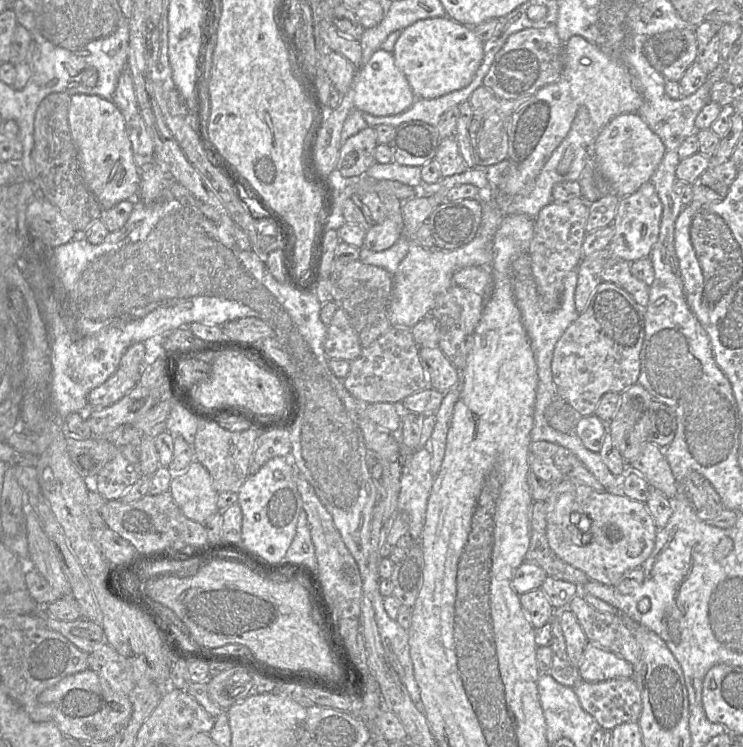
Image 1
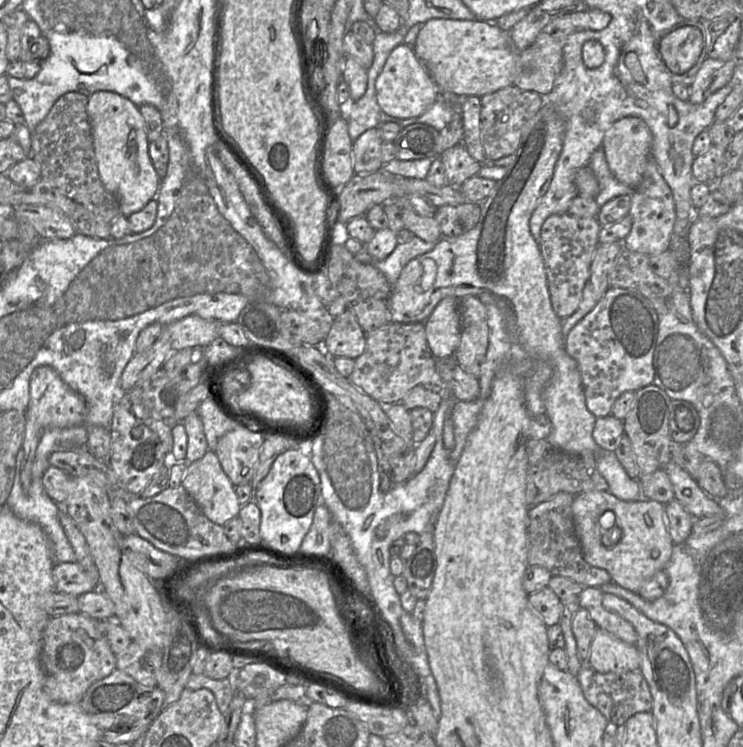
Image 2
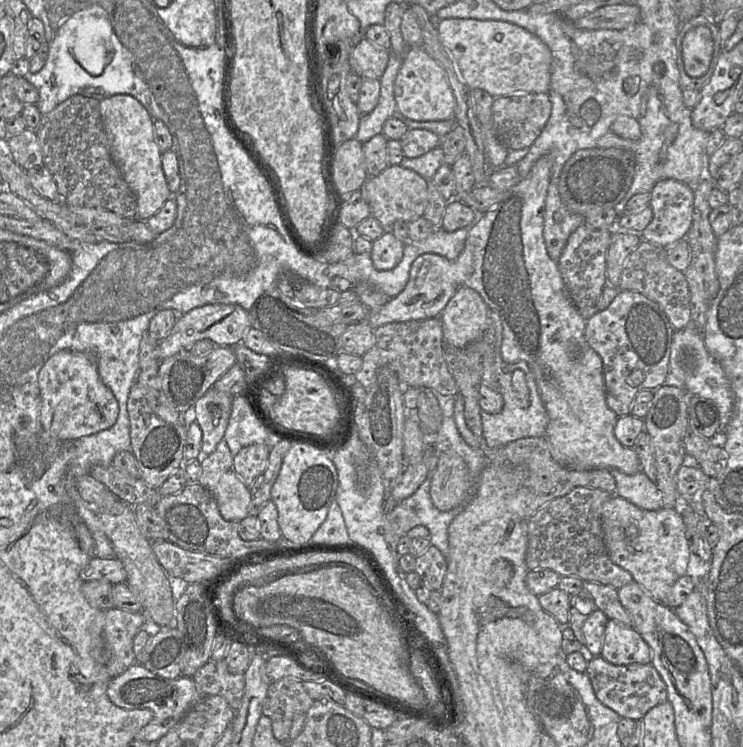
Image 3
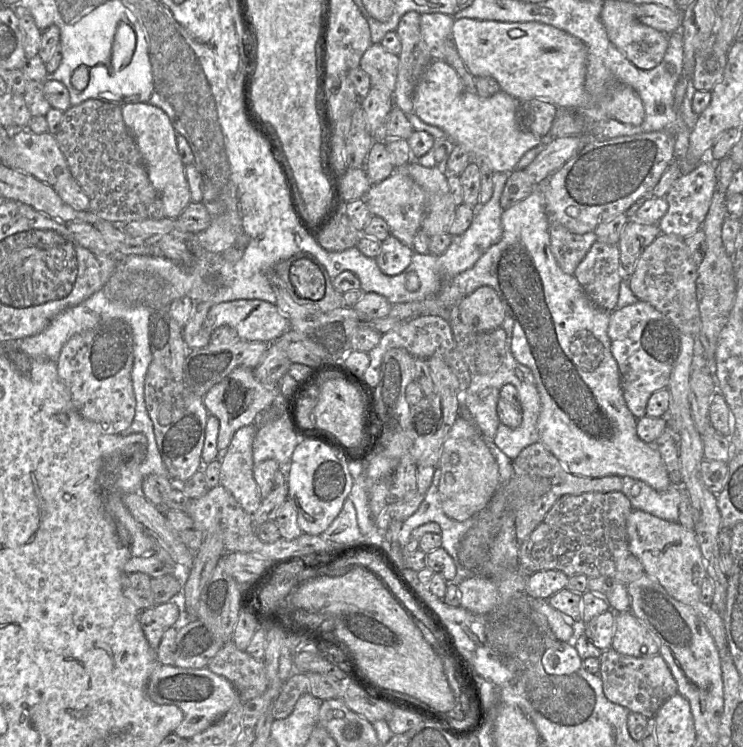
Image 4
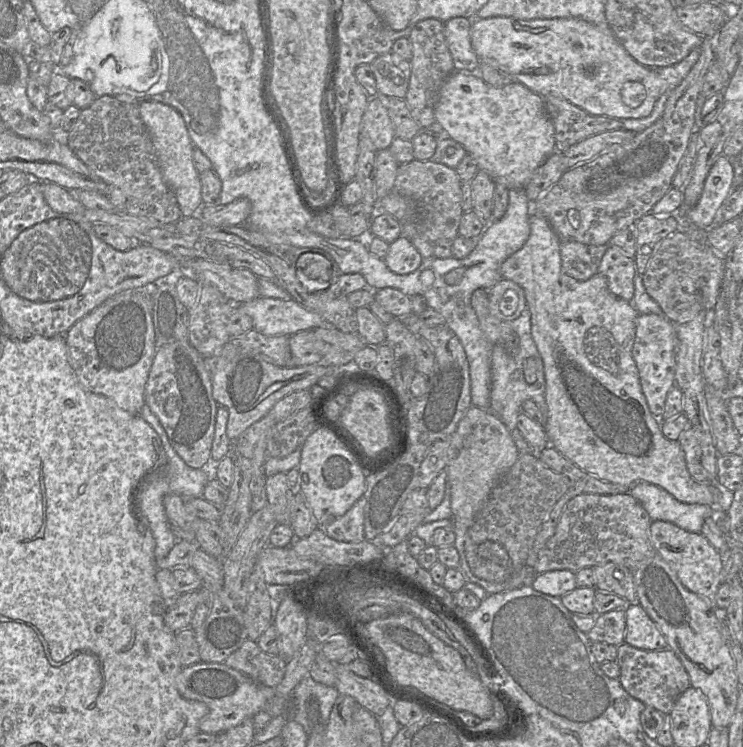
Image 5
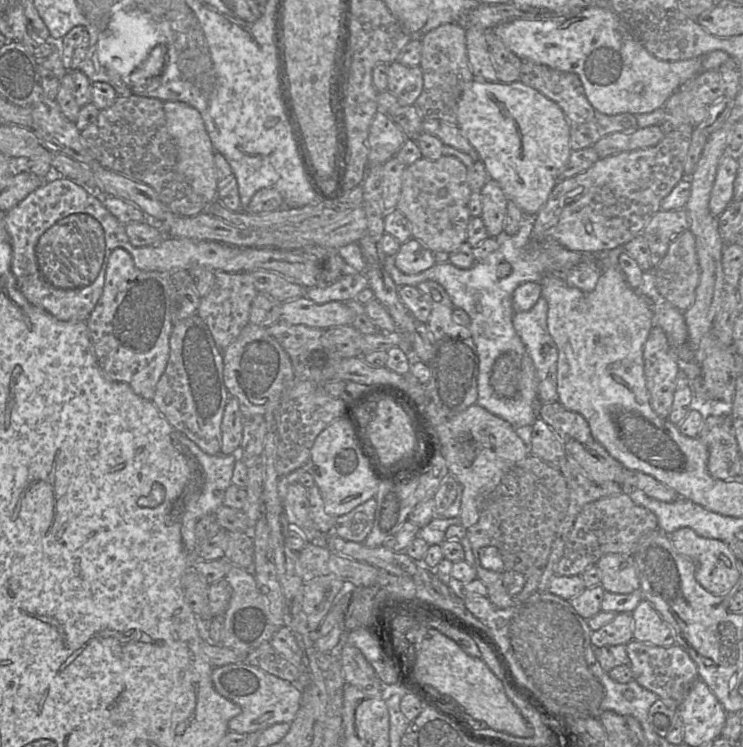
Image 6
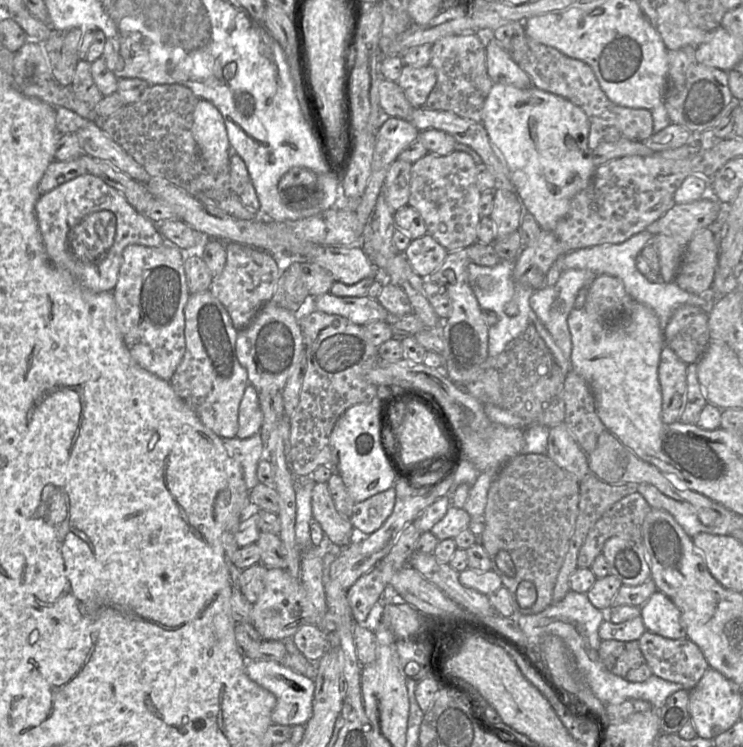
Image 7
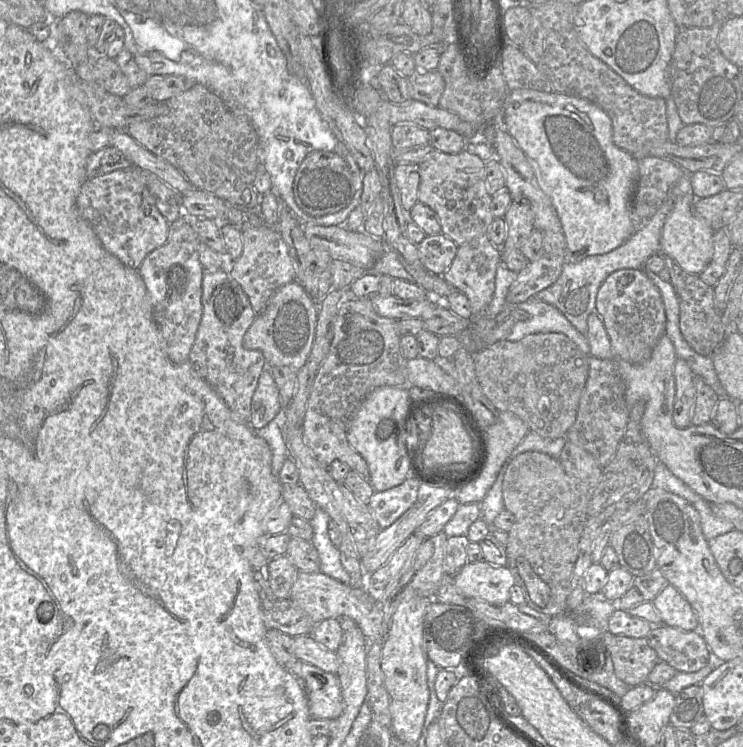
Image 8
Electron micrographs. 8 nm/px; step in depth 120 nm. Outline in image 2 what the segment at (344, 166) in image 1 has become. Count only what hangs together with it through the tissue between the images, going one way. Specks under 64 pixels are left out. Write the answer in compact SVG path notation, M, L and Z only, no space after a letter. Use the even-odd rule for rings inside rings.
M371 128L361 134L352 144L353 169L355 174L371 174L382 169L381 138L378 128Z

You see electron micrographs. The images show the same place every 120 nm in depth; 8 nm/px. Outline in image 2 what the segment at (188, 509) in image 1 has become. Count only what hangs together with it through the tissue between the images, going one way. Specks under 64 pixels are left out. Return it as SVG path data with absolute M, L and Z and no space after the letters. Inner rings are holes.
M208 450L203 458L189 463L181 486L188 492L202 513L213 523L223 526L229 520L238 516L241 505L237 500L235 486L223 471L217 455Z

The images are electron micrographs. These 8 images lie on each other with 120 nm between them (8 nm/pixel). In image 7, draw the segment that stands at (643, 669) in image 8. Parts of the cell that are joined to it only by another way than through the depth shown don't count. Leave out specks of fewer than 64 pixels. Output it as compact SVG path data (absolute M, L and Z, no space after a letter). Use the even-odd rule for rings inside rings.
M601 640L598 651L605 667L613 674L623 678L629 670L645 663L638 640Z

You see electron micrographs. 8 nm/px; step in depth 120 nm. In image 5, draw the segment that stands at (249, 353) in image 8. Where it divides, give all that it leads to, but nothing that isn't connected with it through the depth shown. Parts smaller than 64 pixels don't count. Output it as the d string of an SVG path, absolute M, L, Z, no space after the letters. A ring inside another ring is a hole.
M180 340L157 348L145 387L145 403L149 406L151 412L157 417L160 424L162 425L173 450L185 462L187 466L195 469L200 469L210 461L211 445L215 430L215 418L218 404L213 397L211 374L205 366L204 356L199 353L199 351L195 349L188 340Z

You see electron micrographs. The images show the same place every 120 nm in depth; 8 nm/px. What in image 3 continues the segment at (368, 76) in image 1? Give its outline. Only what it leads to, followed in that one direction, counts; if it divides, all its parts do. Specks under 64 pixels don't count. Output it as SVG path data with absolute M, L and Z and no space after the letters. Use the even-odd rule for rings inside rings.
M411 46L394 81L396 110L414 121L454 120L455 100L445 70L421 47Z

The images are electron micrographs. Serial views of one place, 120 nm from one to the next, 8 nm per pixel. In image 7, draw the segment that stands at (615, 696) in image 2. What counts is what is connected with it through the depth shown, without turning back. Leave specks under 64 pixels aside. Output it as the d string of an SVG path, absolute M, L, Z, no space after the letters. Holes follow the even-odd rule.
M646 631L638 639L645 663L653 675L682 685L682 689L691 690L709 668L701 649L689 638L671 639Z

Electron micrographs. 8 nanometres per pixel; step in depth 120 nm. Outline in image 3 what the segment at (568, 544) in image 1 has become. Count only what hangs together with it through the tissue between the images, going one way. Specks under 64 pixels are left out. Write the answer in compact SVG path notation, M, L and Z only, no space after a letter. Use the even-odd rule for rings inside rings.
M613 495L602 508L604 543L613 563L628 571L653 599L666 603L673 584L686 575L690 559L687 530L682 515L662 507L644 510Z

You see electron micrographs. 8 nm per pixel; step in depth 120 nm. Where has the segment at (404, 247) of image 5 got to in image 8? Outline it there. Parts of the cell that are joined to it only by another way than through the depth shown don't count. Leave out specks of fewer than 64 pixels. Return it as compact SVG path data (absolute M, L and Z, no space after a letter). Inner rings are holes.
M427 235L418 245L422 266L431 273L442 275L452 264L459 246L449 237Z

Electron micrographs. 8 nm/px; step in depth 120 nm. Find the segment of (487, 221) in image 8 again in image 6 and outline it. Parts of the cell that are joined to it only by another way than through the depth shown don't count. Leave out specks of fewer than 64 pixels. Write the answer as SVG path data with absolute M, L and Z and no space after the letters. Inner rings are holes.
M442 155L437 160L420 158L403 171L402 188L396 209L409 220L412 238L433 252L450 253L467 241L471 219L467 167L456 157Z

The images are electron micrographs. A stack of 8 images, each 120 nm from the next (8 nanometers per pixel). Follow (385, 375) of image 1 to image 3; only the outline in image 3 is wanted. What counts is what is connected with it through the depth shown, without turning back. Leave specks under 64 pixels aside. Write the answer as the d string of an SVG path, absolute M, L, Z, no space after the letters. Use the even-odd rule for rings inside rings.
M439 317L385 324L374 329L374 335L375 344L362 355L362 366L354 375L358 384L370 387L378 370L390 365L396 370L404 388L431 388L440 397L456 397L458 388L445 361L443 327Z

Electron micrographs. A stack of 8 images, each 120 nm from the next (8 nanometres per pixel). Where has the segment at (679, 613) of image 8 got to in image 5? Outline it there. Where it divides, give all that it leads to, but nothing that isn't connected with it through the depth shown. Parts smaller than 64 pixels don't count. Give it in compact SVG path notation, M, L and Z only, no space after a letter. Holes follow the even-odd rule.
M637 603L625 609L624 643L643 650L663 650L667 641L646 611Z

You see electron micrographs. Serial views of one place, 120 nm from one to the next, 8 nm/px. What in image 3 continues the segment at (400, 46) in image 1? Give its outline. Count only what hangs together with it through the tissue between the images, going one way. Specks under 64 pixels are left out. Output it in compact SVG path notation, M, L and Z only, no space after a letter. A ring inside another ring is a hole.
M472 18L441 19L436 24L439 37L452 55L461 82L487 91L493 97L518 93L547 93L550 87L552 55L548 46L536 35L515 24L497 20Z

